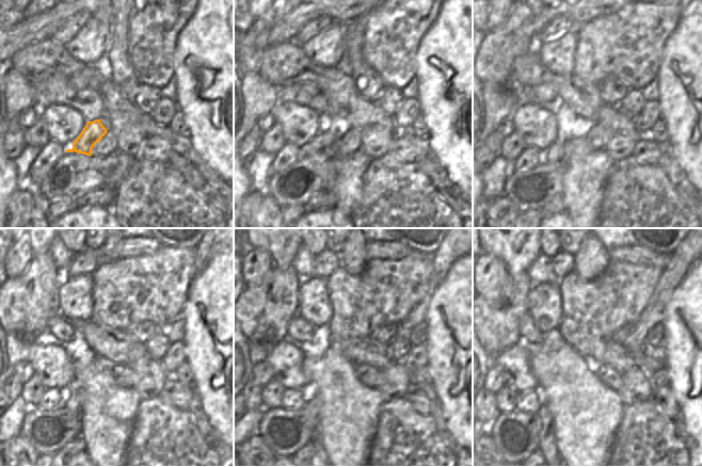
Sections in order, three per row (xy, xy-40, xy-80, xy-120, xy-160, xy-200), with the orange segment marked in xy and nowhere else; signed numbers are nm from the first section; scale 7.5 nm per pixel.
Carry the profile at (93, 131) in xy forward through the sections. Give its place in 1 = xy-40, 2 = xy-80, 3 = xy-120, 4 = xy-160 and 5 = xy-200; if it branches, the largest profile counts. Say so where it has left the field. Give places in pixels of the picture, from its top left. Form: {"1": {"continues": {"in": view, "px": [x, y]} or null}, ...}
{"1": {"continues": {"in": "xy-40", "px": [323, 144]}}, "2": {"continues": {"in": "xy-80", "px": [555, 154]}}, "3": {"continues": {"in": "xy-120", "px": [74, 399]}}, "4": {"continues": {"in": "xy-160", "px": [310, 400]}}, "5": {"continues": {"in": "xy-200", "px": [547, 445]}}}

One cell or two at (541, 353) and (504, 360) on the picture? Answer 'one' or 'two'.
two

